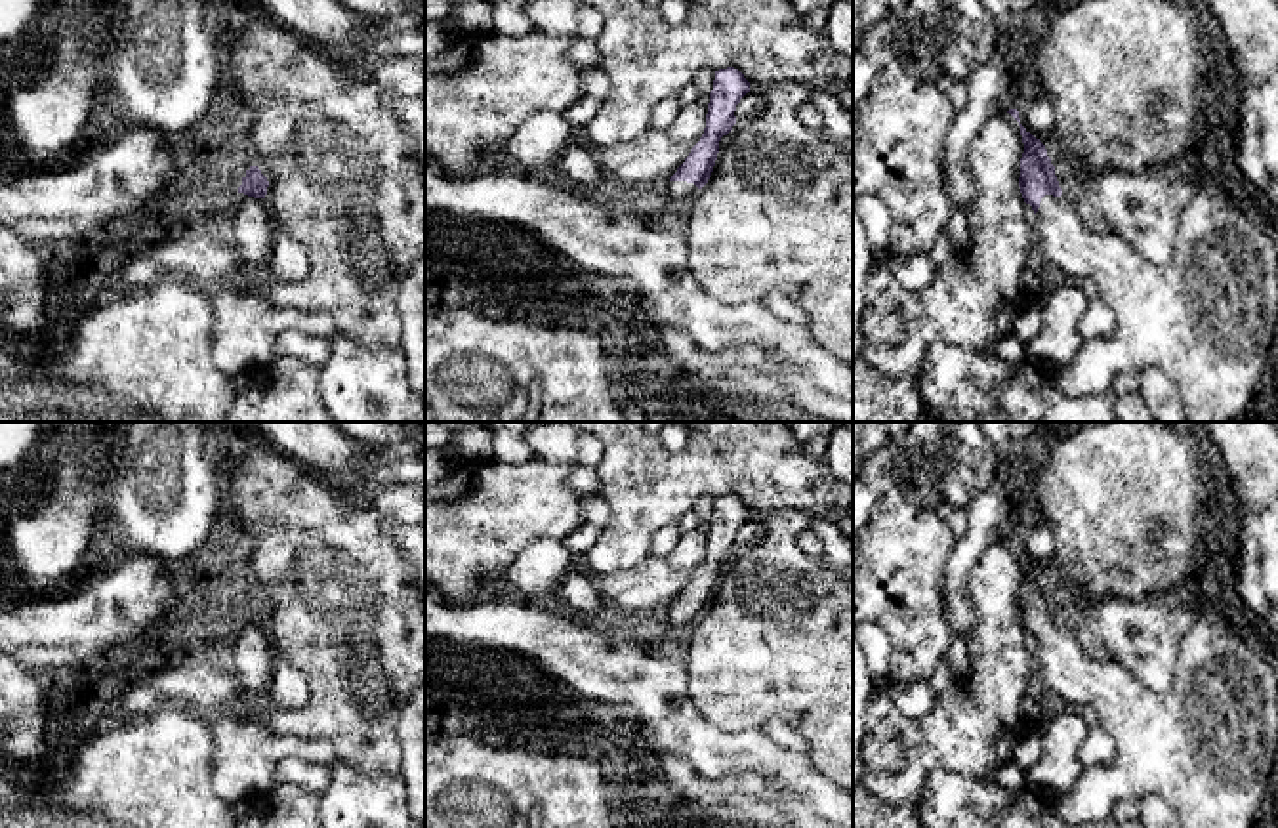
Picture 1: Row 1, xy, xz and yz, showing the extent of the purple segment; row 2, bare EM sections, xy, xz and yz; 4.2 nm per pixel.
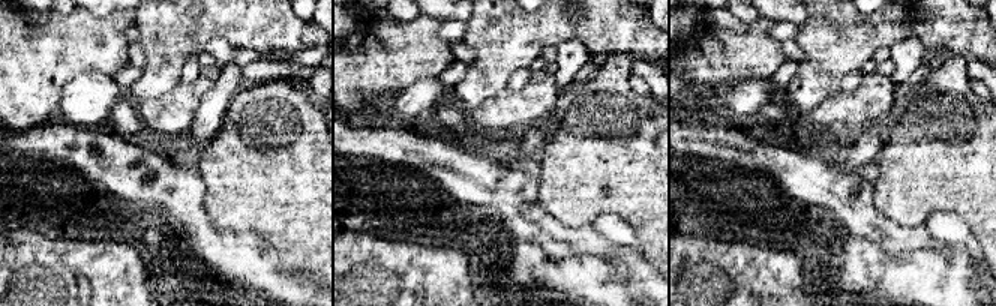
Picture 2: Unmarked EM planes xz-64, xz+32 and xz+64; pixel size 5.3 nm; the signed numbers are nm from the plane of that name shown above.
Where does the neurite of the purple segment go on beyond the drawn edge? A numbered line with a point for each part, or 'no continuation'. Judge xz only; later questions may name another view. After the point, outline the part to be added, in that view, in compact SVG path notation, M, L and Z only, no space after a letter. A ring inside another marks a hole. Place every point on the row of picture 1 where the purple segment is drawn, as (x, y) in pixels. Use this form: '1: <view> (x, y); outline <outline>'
1: xz (674, 197); outline M668 181L658 193L658 217L683 216L700 189L687 181Z

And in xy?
1: xy (247, 224); outline M237 193L223 217L223 231L240 250L244 267L267 267L275 227L265 198Z

